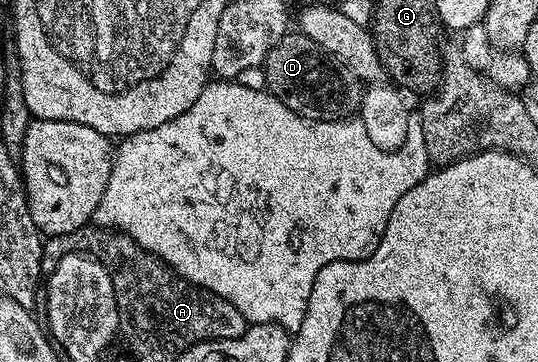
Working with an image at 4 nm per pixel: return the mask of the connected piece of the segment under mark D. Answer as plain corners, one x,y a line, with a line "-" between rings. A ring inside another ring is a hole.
289,31
284,35
264,59
262,73
266,92
273,94
294,113
306,115
312,122
341,121
360,112
364,82
321,47
317,47
317,43
313,43
313,39
304,33

